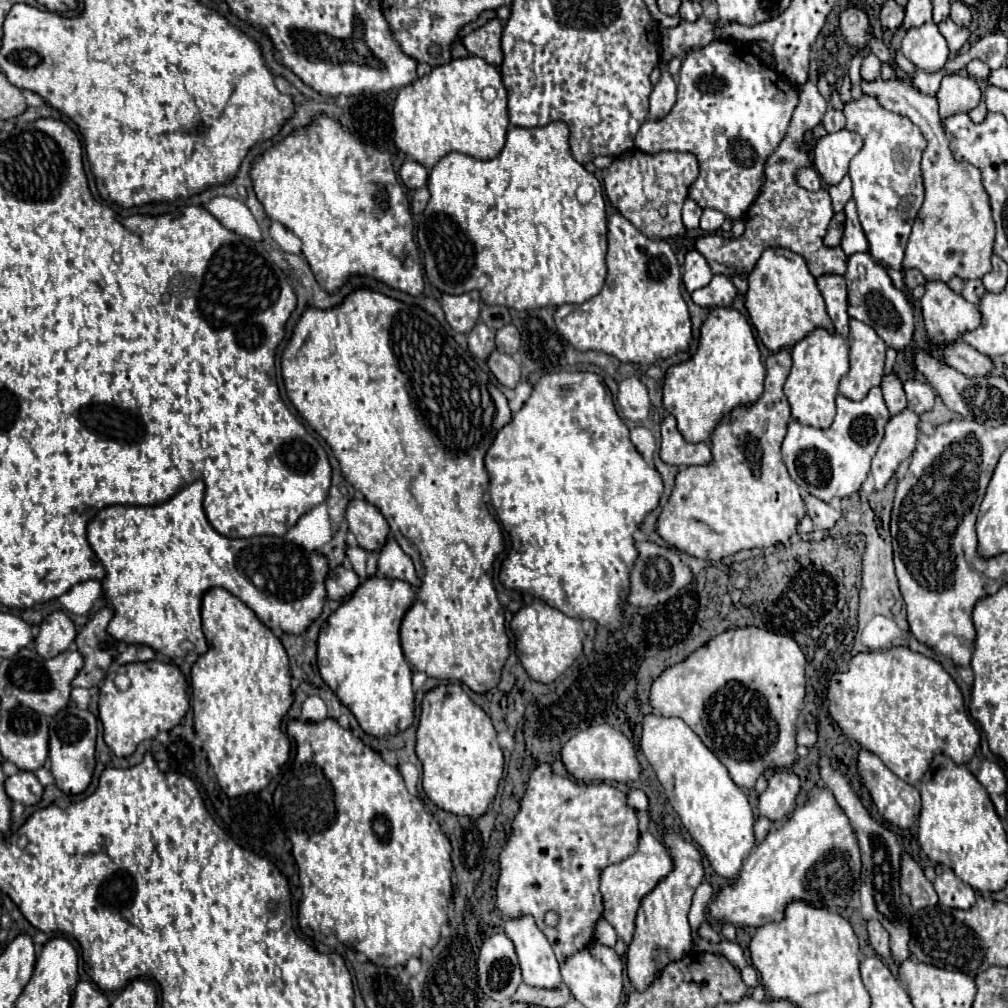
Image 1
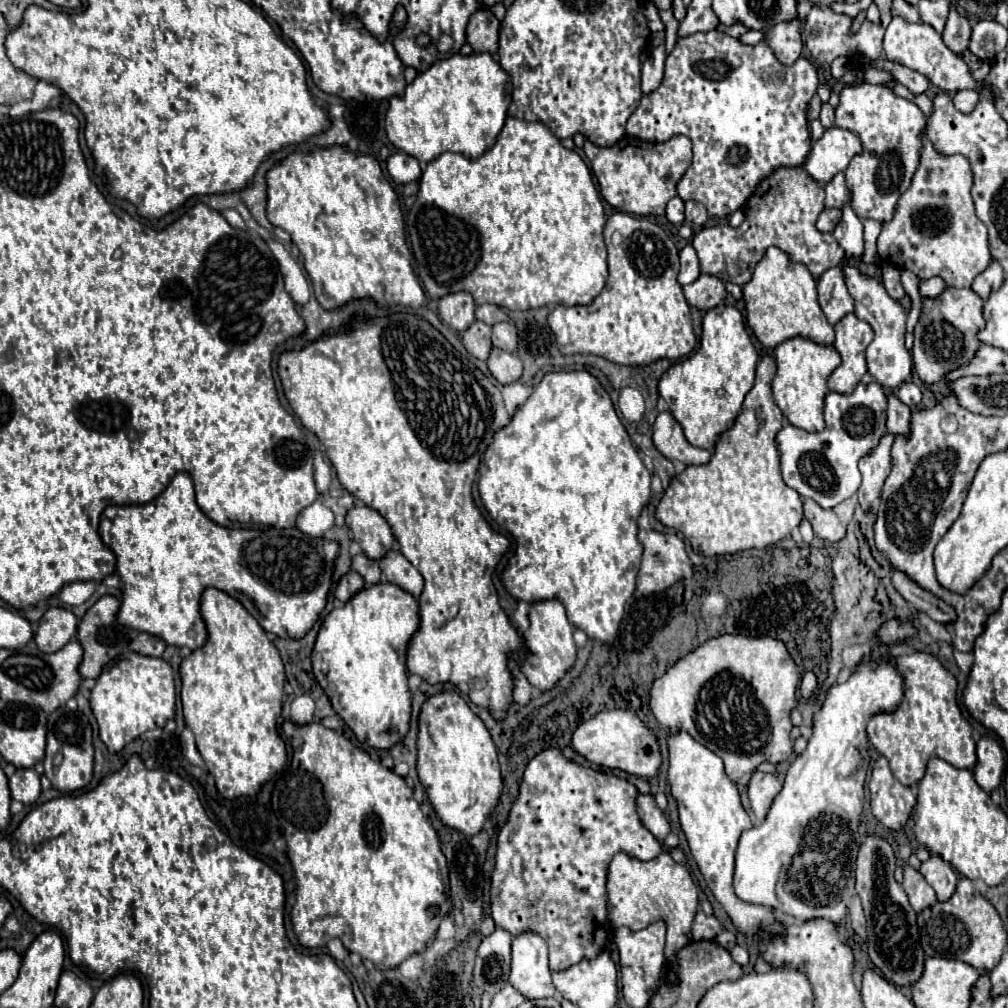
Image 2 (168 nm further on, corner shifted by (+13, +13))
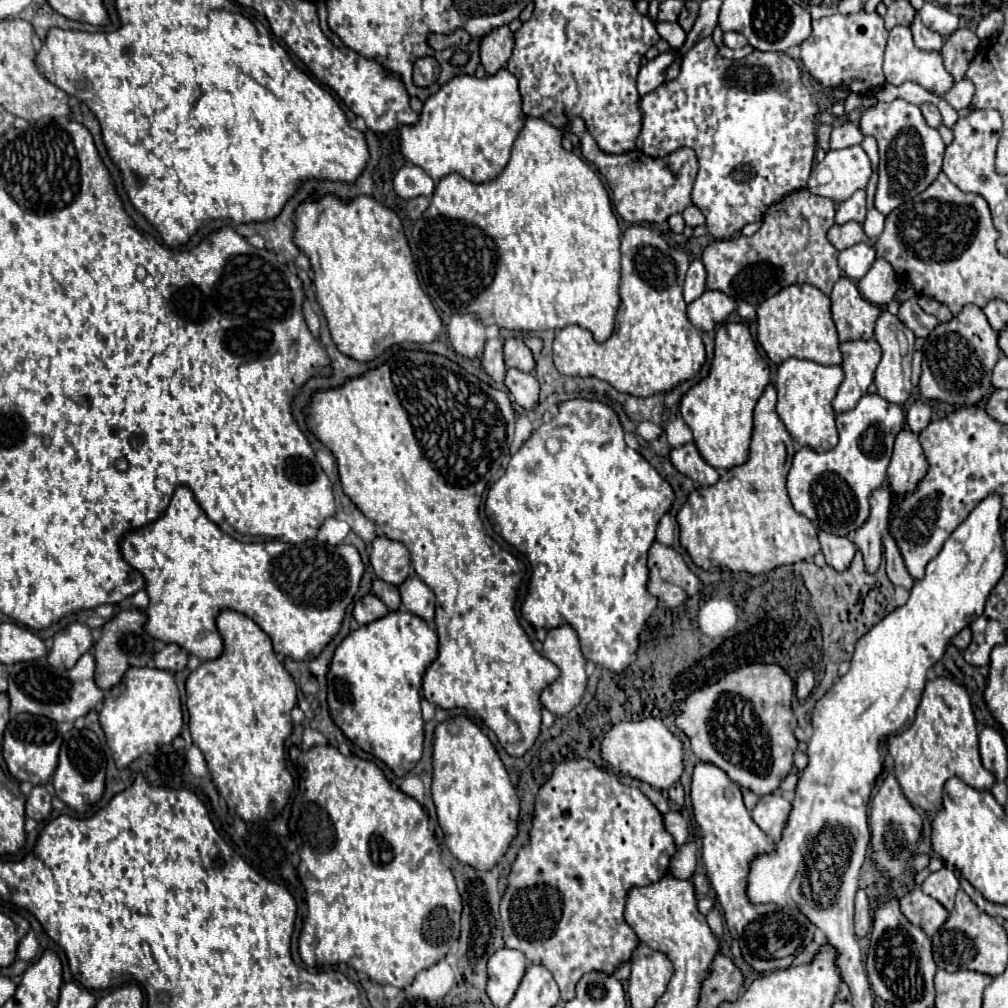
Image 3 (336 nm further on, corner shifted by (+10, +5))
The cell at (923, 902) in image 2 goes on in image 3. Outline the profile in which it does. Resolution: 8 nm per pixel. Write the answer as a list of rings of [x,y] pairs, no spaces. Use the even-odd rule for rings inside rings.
[[[913,887],[901,897],[903,915],[917,927],[921,927],[929,937],[937,933],[937,929],[945,923],[949,911],[933,897],[925,895],[921,887]]]

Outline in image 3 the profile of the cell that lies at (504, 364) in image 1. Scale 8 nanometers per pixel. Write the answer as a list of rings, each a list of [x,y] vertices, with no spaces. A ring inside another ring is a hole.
[[[507,369],[505,375],[505,389],[515,397],[515,401],[525,407],[533,409],[539,397],[539,383],[533,373],[525,373],[519,369]]]

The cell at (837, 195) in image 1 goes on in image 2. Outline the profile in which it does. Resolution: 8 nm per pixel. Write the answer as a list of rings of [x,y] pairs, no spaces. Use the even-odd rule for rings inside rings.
[[[838,173],[826,187],[826,207],[836,207],[842,209],[844,205],[848,205],[852,201],[852,191],[846,185],[846,177],[844,173]]]

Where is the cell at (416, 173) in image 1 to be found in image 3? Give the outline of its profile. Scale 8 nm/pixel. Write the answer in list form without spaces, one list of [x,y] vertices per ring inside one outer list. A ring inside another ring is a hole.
[[[403,165],[393,179],[393,189],[403,199],[413,199],[419,195],[431,197],[433,187],[433,179],[425,173],[425,169],[417,165]]]

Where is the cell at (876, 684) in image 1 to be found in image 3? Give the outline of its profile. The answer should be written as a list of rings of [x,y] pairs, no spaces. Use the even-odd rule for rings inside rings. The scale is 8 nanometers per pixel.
[[[947,677],[927,681],[913,725],[905,733],[887,739],[887,753],[895,761],[895,777],[903,795],[913,807],[925,811],[937,811],[941,807],[943,783],[953,775],[979,791],[989,791],[995,783],[995,777],[981,765],[971,699],[963,685]]]

